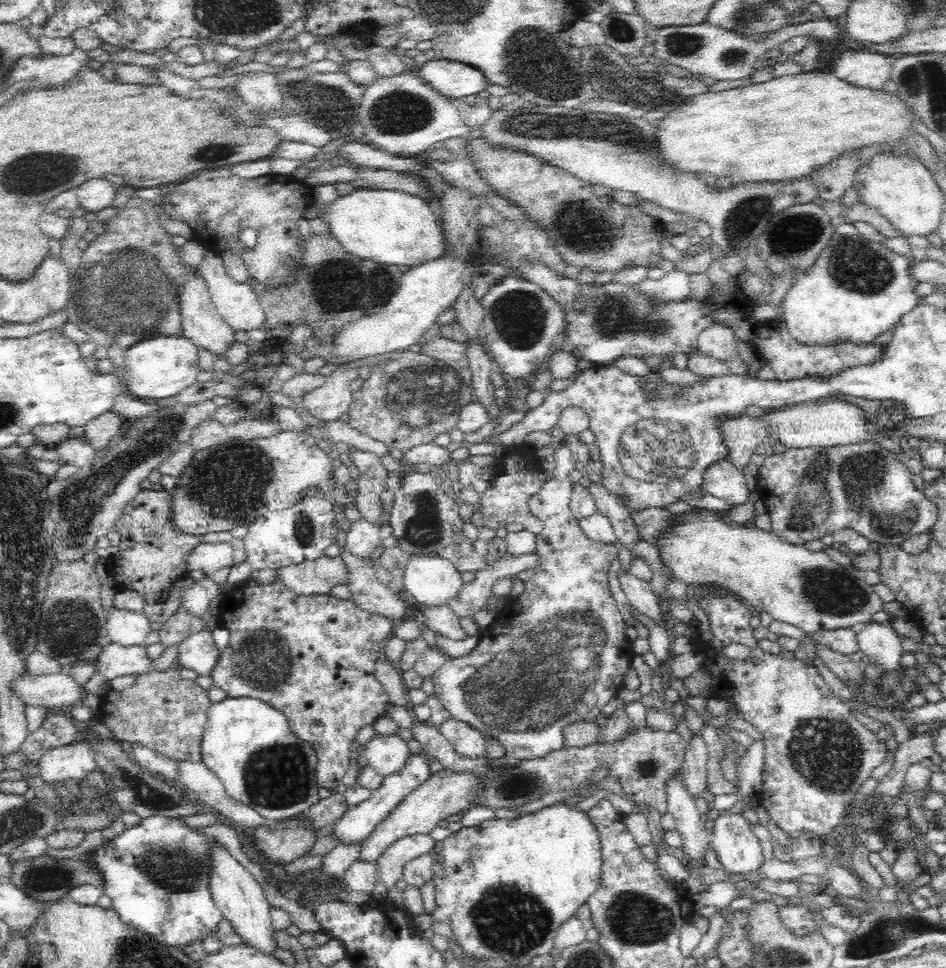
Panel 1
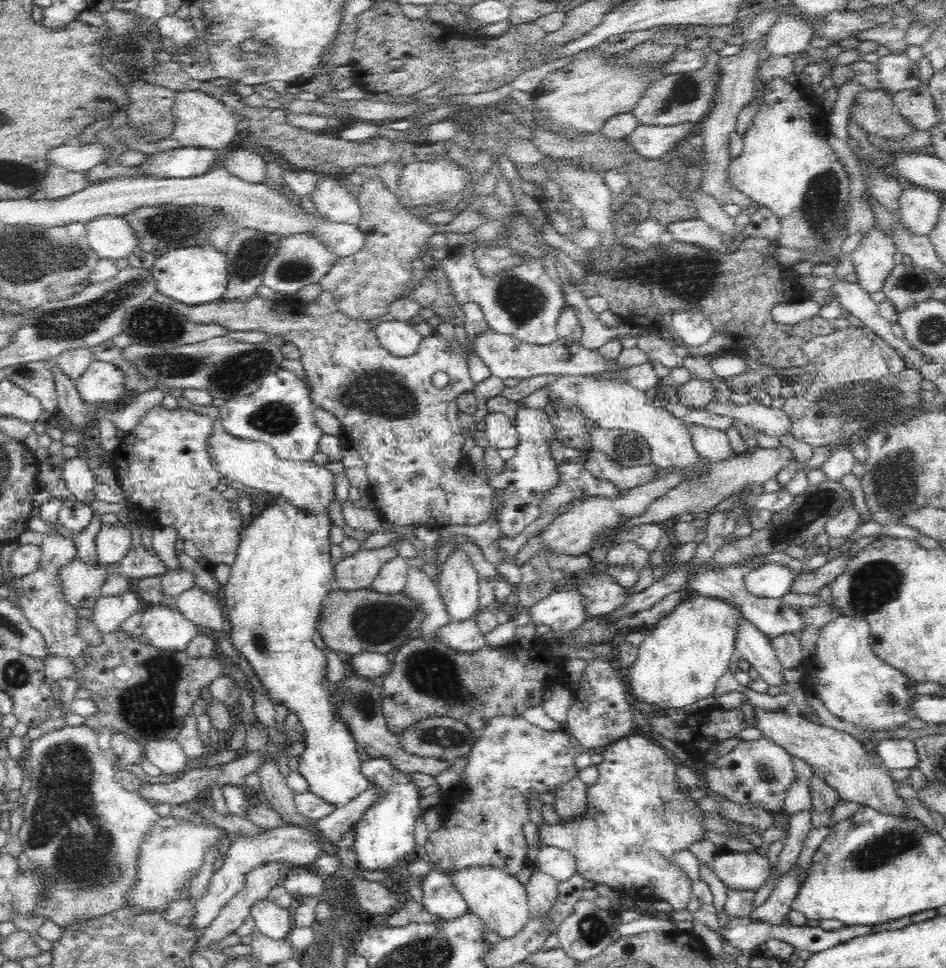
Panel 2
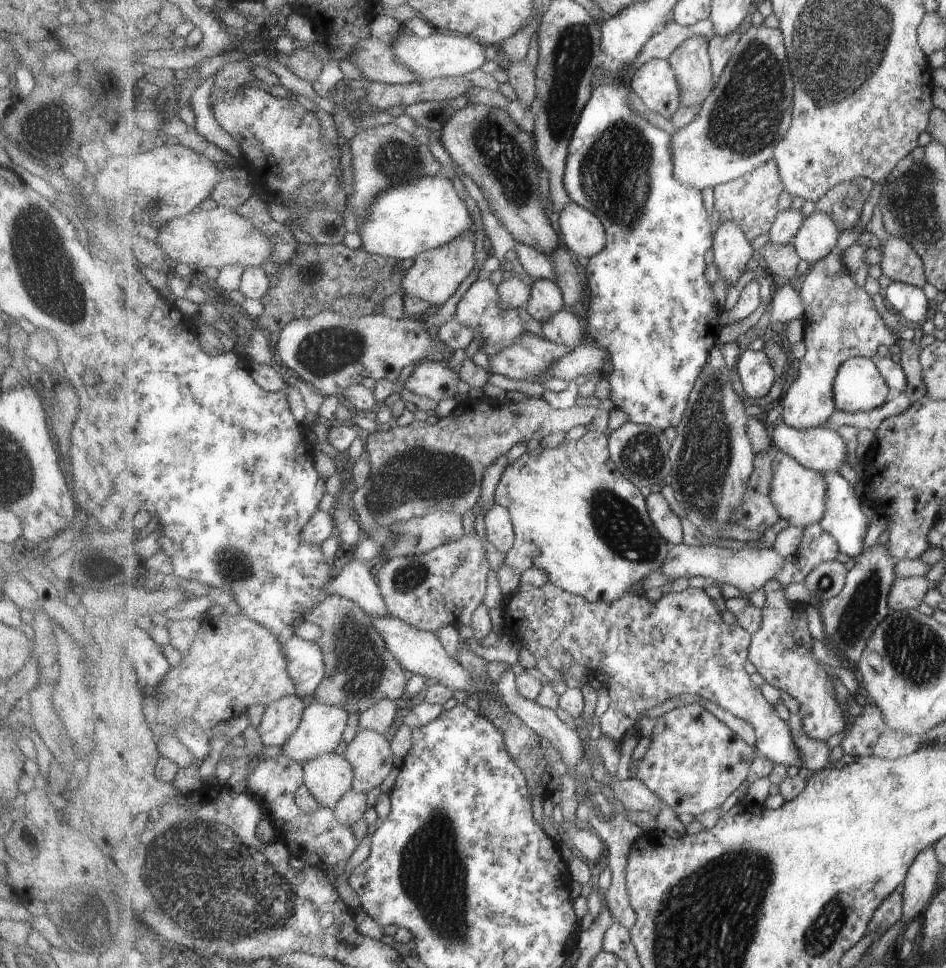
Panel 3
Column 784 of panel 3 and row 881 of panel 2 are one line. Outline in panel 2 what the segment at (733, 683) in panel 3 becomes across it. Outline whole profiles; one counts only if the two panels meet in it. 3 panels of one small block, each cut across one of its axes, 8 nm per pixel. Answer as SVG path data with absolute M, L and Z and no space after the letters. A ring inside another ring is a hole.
M761 848L756 851L751 851L750 854L741 851L731 851L725 854L718 853L714 856L714 860L712 860L712 870L716 874L716 878L724 884L727 891L756 892L764 884L771 871L764 852L765 849Z

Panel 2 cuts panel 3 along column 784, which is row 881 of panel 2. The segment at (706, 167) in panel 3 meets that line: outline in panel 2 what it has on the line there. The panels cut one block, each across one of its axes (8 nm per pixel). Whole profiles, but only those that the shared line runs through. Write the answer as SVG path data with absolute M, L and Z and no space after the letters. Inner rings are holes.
M64 726L61 729L52 730L52 732L42 735L38 740L32 741L32 748L30 752L30 768L28 771L32 776L32 787L26 796L24 805L24 822L19 831L19 839L23 846L23 851L28 856L28 869L31 874L41 882L43 889L41 893L35 898L35 909L33 914L38 918L42 918L44 922L54 922L56 926L64 928L74 923L82 923L89 920L98 919L106 916L110 912L122 910L130 904L130 894L136 888L138 882L138 858L140 858L140 846L149 840L153 829L163 820L162 816L156 812L154 805L141 797L137 792L124 790L115 781L115 768L113 764L98 746L98 738L95 732L86 726Z

